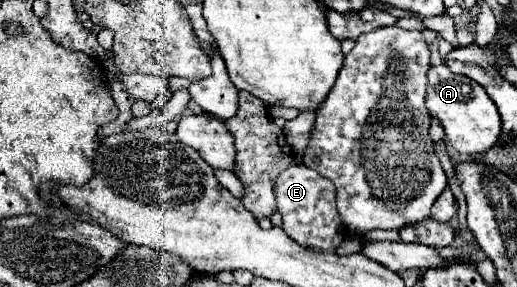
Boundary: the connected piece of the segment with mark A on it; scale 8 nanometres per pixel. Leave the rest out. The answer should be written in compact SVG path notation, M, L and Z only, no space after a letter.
M446 64L434 66L428 70L428 86L426 86L426 108L430 118L436 118L440 126L444 128L446 140L454 148L454 152L468 156L490 150L496 140L500 138L500 114L496 104L490 100L490 96L484 92L478 82L454 74L448 70Z

